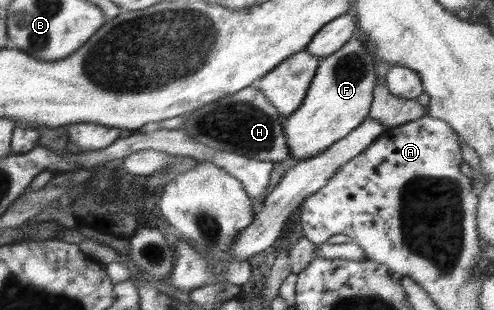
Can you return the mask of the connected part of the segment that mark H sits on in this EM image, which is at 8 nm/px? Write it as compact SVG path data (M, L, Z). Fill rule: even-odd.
M247 86L235 94L219 98L213 104L201 106L193 114L185 114L183 130L197 142L217 150L230 151L260 161L281 162L288 157L284 128L279 122L281 118L282 116L277 113L261 90ZM213 106L217 106L215 114L211 112Z

